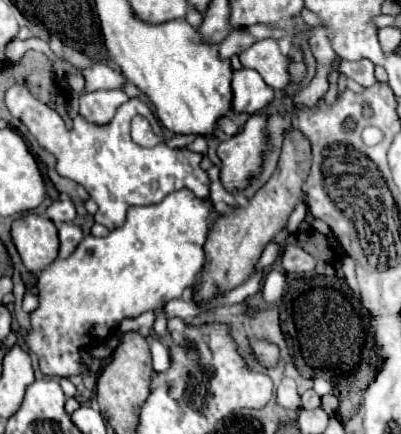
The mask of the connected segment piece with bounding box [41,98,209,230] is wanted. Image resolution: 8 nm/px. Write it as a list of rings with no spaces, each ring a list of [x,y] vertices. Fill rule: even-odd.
[[[131,98],[127,104],[123,104],[115,118],[109,122],[109,124],[93,124],[93,122],[87,122],[83,116],[77,116],[73,120],[73,130],[69,134],[63,136],[63,140],[49,140],[49,142],[43,142],[41,146],[45,146],[49,152],[55,154],[57,158],[57,172],[65,178],[71,178],[73,182],[81,184],[87,192],[89,192],[89,198],[97,202],[99,206],[99,212],[95,214],[95,222],[107,226],[109,230],[115,230],[119,228],[123,222],[125,222],[125,216],[127,216],[127,210],[131,206],[145,206],[149,202],[161,202],[167,194],[171,194],[173,190],[181,190],[181,188],[189,188],[195,196],[199,198],[207,198],[209,196],[209,178],[205,174],[205,170],[201,170],[201,154],[195,154],[187,148],[169,148],[167,142],[163,140],[163,126],[159,124],[157,116],[151,112],[151,108],[139,100],[139,98]],[[137,114],[143,114],[151,126],[153,126],[153,132],[157,136],[161,136],[161,142],[153,148],[141,148],[137,146],[131,136],[129,136],[129,124],[131,124],[131,118],[137,116]]]

